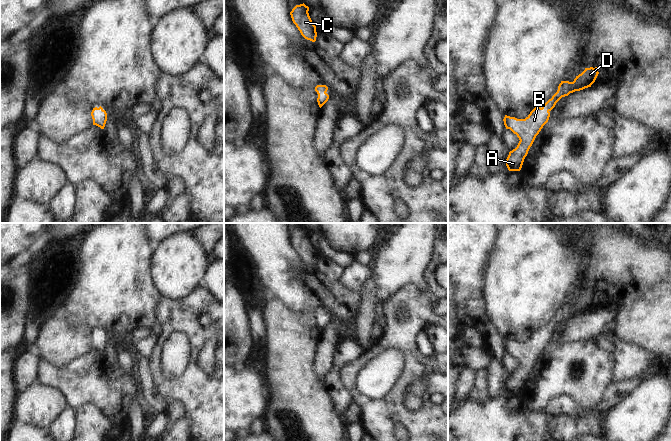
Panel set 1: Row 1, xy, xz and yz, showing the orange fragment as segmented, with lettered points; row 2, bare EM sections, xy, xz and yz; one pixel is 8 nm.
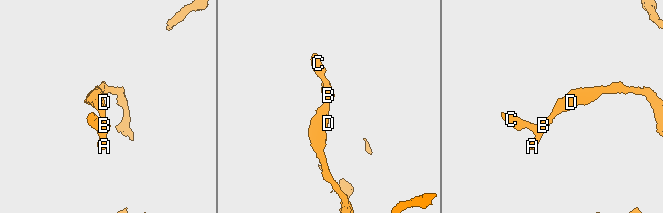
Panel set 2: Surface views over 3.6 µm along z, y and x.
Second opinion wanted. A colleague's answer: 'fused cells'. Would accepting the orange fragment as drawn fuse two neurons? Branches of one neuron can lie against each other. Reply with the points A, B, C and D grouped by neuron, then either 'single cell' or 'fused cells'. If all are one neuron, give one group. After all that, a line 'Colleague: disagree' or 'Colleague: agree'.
A B C D | single cell
Colleague: disagree

